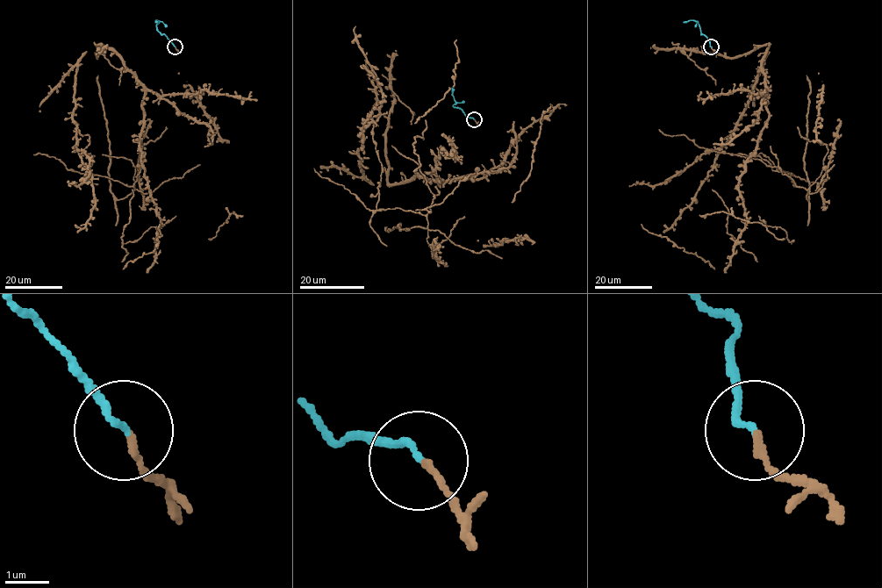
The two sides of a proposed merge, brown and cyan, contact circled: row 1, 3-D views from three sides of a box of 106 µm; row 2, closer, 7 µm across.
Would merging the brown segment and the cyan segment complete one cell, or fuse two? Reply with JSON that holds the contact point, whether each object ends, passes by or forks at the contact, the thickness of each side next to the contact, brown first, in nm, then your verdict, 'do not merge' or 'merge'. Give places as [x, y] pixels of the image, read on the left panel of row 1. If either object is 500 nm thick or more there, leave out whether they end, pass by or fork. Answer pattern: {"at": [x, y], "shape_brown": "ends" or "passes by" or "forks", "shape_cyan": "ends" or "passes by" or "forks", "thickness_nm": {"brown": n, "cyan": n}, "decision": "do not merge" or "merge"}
{"at": [175, 46], "shape_brown": "ends", "shape_cyan": "ends", "thickness_nm": {"brown": 140, "cyan": 150}, "decision": "merge"}

